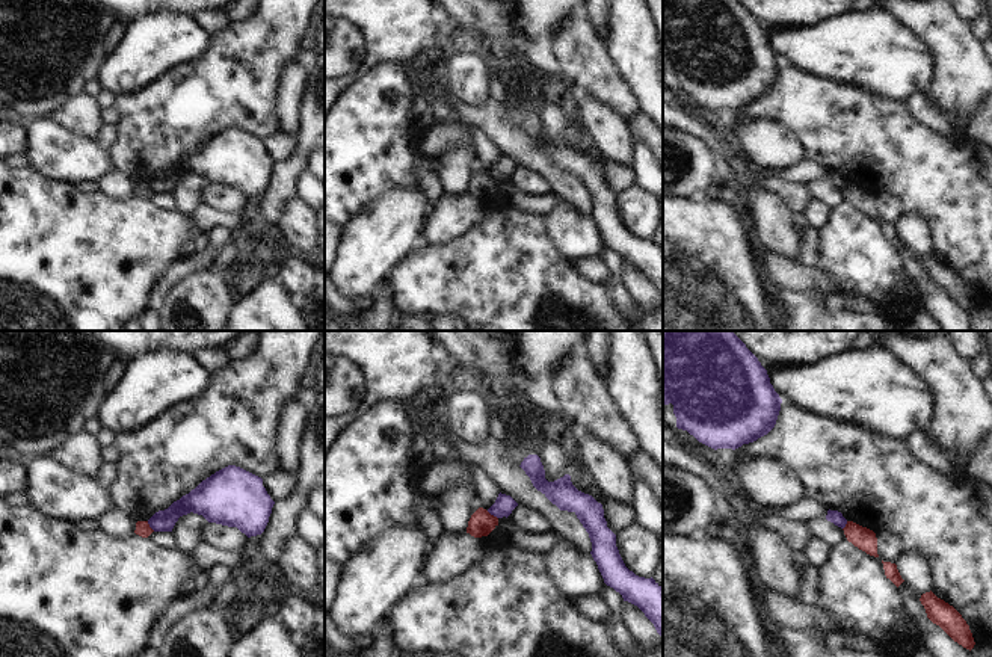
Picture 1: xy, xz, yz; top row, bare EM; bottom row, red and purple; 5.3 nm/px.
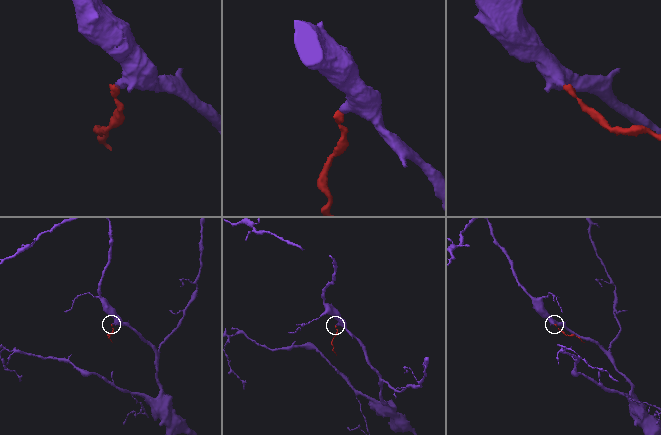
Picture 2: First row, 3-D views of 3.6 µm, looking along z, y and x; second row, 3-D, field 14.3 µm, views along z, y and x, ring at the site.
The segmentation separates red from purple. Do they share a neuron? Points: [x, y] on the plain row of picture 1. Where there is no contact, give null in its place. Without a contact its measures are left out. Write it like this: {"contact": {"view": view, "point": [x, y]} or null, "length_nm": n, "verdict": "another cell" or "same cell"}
{"contact": {"view": "xz", "point": [492, 177]}, "length_nm": 80, "verdict": "another cell"}

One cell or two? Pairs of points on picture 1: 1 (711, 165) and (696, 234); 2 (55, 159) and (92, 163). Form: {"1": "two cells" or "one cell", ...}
{"1": "two cells", "2": "one cell"}

